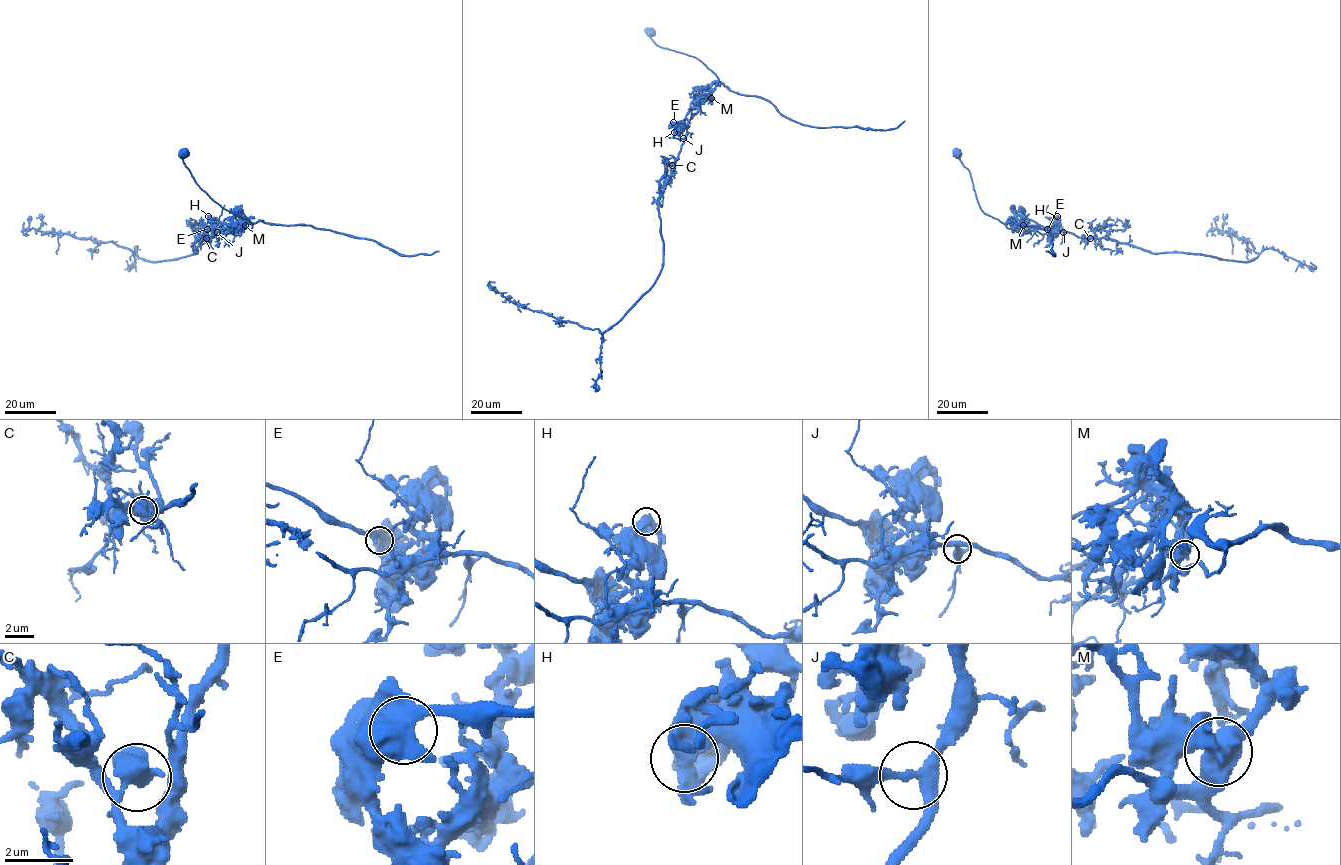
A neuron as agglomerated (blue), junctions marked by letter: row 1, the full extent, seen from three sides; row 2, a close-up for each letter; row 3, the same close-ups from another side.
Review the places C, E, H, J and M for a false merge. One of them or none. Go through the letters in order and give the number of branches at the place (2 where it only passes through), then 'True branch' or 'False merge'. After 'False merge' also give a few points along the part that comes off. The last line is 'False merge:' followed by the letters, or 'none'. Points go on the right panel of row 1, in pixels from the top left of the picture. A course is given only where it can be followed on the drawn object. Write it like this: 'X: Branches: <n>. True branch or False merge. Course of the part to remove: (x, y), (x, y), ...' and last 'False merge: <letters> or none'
C: Branches: 3. True branch
E: Branches: 3. True branch
H: Branches: 2. True branch
J: Branches: 3. True branch
M: Branches: 3. False merge. Course of the part to remove: (1023, 225), (1013, 217), (1007, 222), (1046, 229), (1052, 235), (1055, 254), (1046, 251)
False merge: M

